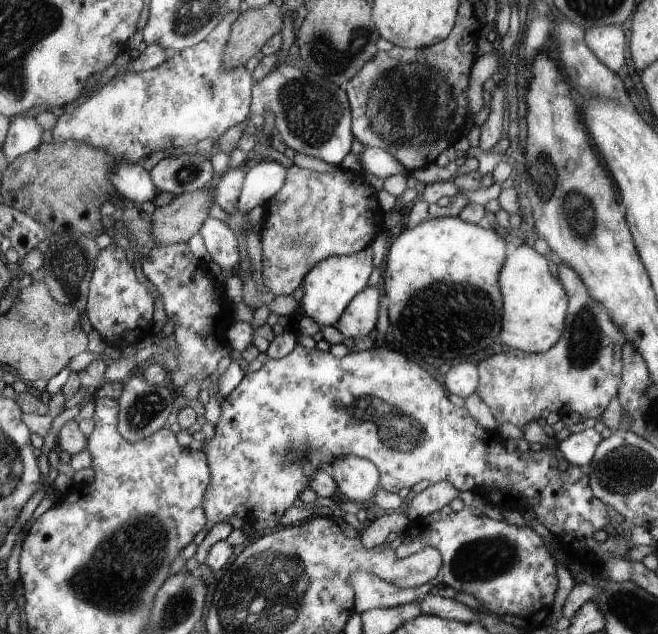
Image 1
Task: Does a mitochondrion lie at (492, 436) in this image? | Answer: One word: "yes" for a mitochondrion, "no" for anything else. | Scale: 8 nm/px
no

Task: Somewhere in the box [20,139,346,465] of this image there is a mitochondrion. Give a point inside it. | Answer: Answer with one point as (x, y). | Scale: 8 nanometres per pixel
(68, 267)

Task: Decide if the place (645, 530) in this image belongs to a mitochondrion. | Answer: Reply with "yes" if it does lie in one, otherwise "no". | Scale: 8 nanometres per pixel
no

